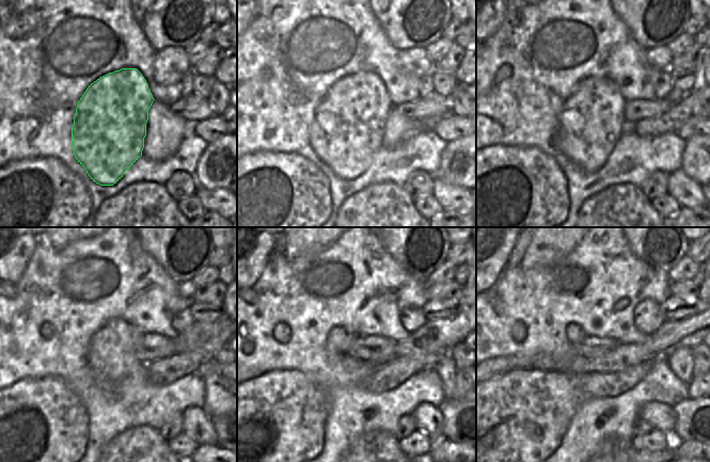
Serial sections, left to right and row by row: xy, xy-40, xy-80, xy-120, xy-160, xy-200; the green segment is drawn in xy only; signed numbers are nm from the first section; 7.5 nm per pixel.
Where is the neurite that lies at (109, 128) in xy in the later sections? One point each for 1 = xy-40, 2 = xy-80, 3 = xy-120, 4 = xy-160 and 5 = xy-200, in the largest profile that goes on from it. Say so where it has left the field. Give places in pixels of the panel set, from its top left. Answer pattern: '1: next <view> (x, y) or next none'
1: next xy-40 (349, 123)
2: next xy-80 (590, 123)
3: next xy-120 (112, 349)
4: next xy-160 (340, 339)
5: next xy-200 (574, 333)

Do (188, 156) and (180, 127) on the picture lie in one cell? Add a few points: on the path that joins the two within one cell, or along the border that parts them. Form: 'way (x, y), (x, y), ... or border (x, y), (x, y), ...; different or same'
border (191, 126), (178, 148), (168, 158); different

